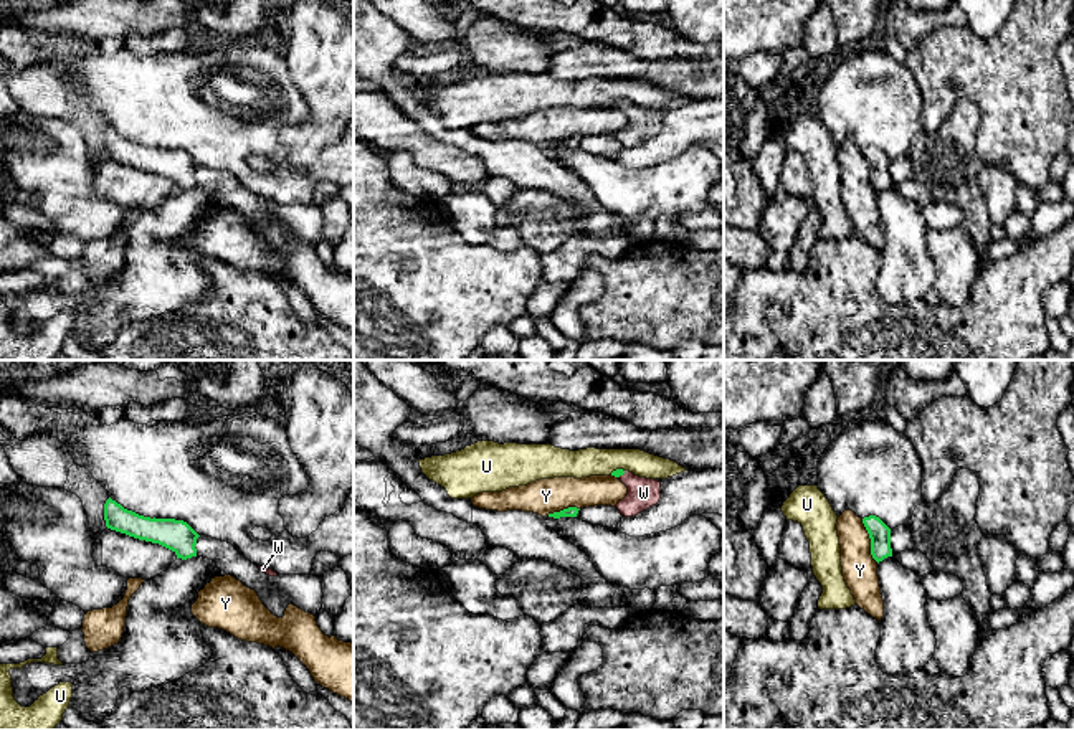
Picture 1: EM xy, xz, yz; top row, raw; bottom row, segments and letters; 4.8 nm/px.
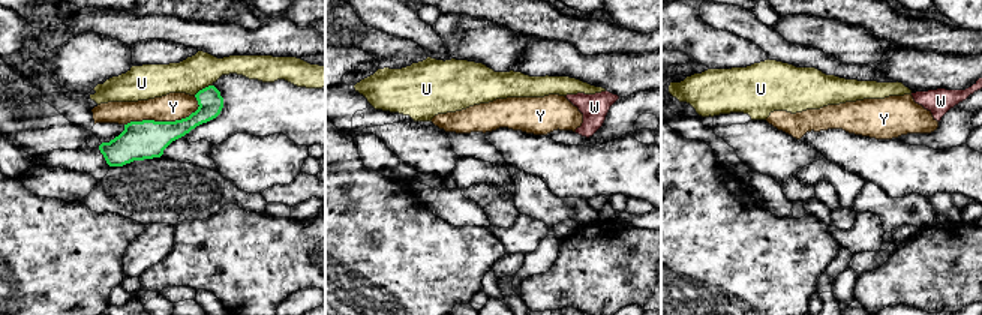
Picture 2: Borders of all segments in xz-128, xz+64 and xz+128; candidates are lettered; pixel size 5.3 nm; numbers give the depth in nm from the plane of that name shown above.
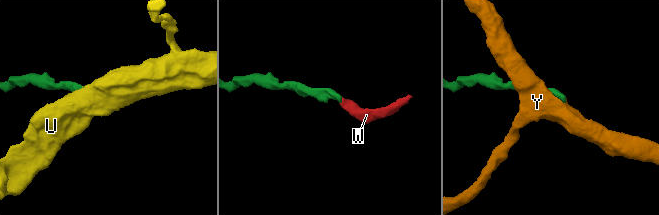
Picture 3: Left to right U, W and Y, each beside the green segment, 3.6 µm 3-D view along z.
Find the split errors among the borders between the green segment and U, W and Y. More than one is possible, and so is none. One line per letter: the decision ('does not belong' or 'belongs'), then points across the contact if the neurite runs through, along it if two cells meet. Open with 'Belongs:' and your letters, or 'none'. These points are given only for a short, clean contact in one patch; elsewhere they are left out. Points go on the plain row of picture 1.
Belongs: W
U: does not belong
W: belongs; way xz (617, 103), (622, 104), (643, 123)
Y: does not belong

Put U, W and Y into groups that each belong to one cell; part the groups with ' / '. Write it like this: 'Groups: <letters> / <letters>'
Groups: U / W / Y

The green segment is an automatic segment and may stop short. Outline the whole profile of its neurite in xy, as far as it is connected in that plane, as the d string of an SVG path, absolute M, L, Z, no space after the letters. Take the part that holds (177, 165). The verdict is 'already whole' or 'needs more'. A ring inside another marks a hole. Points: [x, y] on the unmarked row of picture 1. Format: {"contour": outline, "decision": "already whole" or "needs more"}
{"contour": "M111 127L104 134L106 157L129 167L159 173L172 180L177 188L197 187L200 167L187 152L175 149L150 149L124 139Z", "decision": "already whole"}

